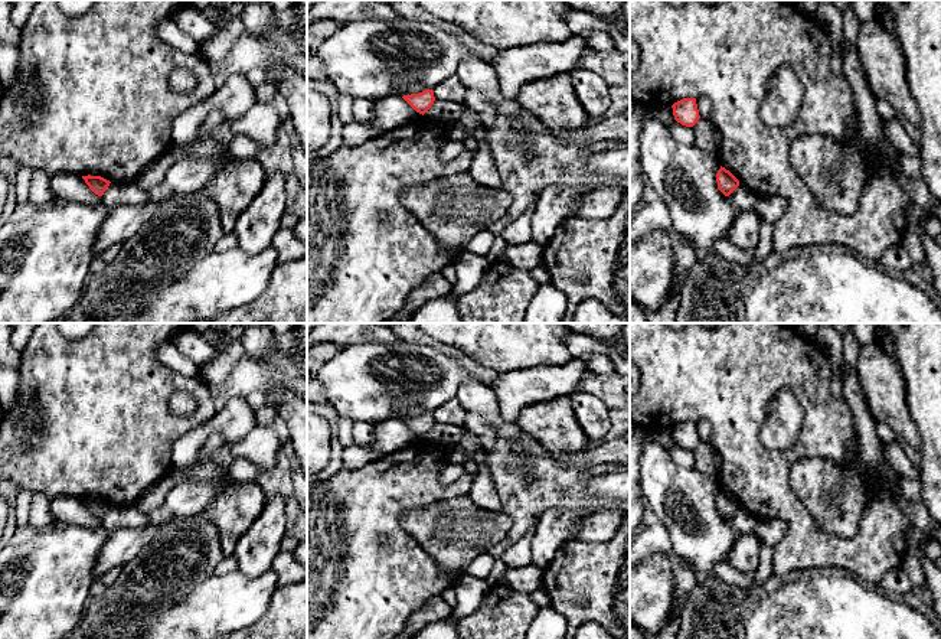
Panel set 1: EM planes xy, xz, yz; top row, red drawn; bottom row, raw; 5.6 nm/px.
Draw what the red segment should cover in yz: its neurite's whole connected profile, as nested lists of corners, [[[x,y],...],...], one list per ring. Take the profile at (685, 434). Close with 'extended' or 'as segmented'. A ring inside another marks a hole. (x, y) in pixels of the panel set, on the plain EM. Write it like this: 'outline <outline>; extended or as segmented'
outline [[[683,421],[672,428],[677,446],[693,450],[700,441],[696,421]]]; as segmented

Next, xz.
outline [[[425,413],[419,417],[411,417],[402,420],[416,436],[425,437],[435,424],[434,414]]]; as segmented

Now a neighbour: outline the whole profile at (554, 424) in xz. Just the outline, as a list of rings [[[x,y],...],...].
[[[569,397],[525,407],[516,423],[552,456],[578,453],[588,444]]]

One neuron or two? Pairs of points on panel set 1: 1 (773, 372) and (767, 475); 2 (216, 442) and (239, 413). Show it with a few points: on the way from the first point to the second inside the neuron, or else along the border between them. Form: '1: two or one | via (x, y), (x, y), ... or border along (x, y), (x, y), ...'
1: one | via (750, 398), (750, 449)
2: two | border along (221, 433), (213, 433), (205, 442), (196, 459)

